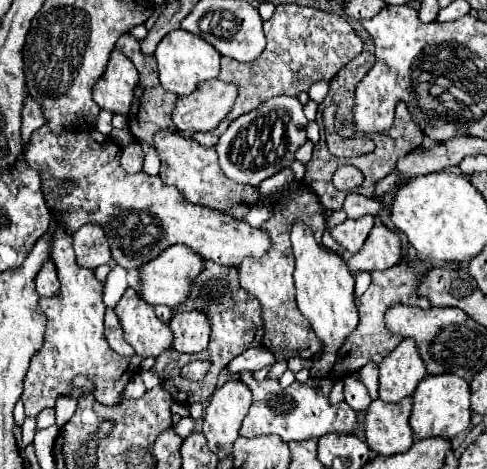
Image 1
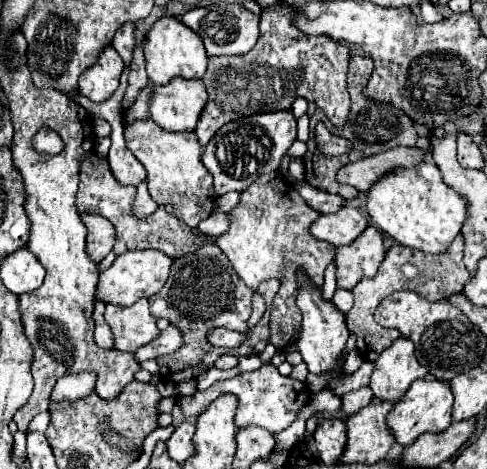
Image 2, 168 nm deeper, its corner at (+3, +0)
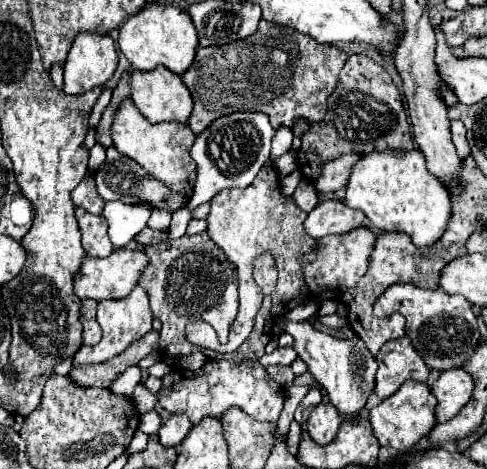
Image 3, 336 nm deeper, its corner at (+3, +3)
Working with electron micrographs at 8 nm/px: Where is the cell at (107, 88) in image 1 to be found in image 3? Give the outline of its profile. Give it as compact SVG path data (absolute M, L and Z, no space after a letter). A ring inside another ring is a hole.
M77 33L63 65L63 71L65 71L63 91L69 95L81 95L93 87L101 87L113 77L115 69L117 69L117 49L115 49L115 41L109 35Z

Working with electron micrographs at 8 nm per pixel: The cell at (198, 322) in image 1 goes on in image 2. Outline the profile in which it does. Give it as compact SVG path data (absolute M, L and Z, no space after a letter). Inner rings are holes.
M169 324L153 342L141 346L135 352L135 358L139 362L143 362L149 358L159 358L159 356L165 356L169 352L175 352L177 348L181 348L181 330L173 328L173 324Z

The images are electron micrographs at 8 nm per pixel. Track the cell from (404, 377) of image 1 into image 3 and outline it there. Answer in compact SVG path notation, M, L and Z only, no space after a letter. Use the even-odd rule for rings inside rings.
M399 337L381 347L377 355L377 385L375 393L381 399L391 397L407 379L427 383L431 369L413 349L409 337Z

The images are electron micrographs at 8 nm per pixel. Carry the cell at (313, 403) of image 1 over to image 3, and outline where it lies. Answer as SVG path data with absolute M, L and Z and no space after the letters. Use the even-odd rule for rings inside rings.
M213 359L205 361L205 365L195 371L173 369L161 377L161 381L161 393L157 393L159 405L169 413L185 411L193 425L205 417L221 417L229 407L239 407L257 421L277 421L285 401L285 391L275 381L265 379L261 363L251 359L245 359L241 363Z

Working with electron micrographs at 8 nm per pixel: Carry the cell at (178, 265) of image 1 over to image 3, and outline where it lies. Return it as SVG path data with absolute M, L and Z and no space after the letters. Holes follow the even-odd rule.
M115 249L109 257L97 259L97 257L83 257L81 269L73 281L75 295L79 299L123 299L129 295L133 285L139 283L139 277L147 265L147 255L143 251L131 251L131 249Z

